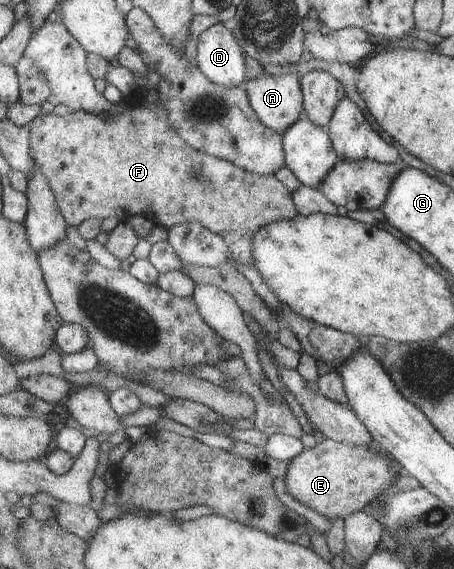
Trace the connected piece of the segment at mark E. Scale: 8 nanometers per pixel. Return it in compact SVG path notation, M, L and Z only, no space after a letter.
M323 438L311 448L303 448L299 455L295 455L289 461L289 467L283 477L283 490L287 492L297 502L317 511L327 519L344 518L353 512L364 510L381 491L389 485L394 485L397 476L391 469L391 461L377 451L371 451L367 447L355 447L343 442L334 442Z

